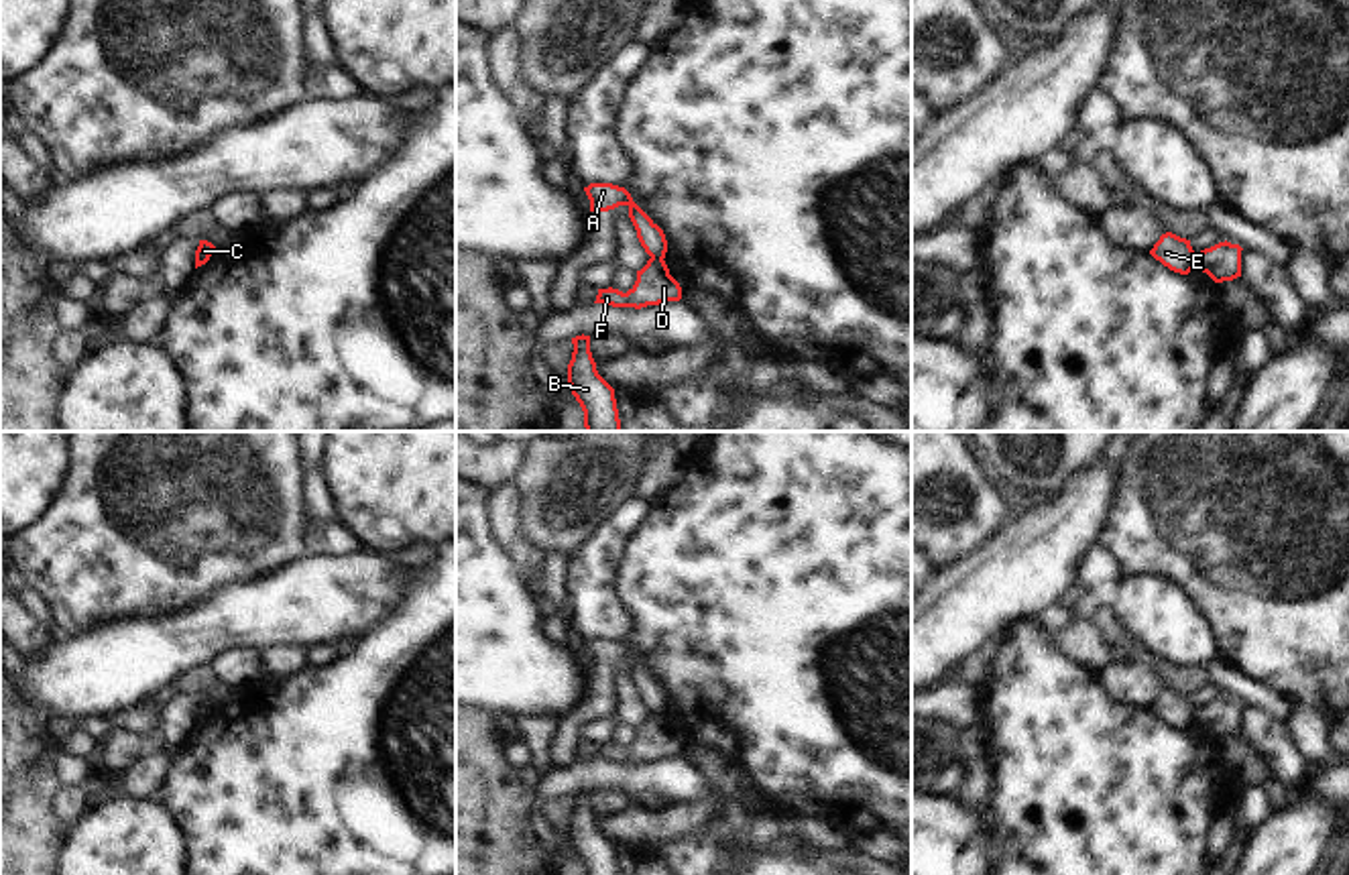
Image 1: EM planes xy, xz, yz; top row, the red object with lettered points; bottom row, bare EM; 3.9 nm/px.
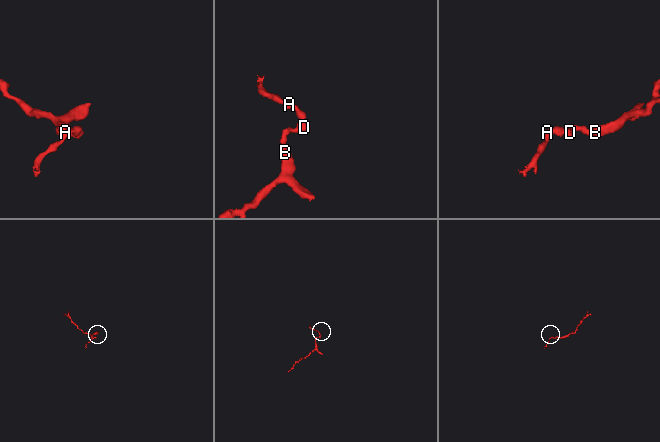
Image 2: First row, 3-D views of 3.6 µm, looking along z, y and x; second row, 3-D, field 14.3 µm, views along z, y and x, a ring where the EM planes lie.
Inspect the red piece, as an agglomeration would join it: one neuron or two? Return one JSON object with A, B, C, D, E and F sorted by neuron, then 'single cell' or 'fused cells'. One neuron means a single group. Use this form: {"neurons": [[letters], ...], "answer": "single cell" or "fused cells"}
{"neurons": [["A", "C", "E"], ["B", "D", "F"]], "answer": "fused cells"}

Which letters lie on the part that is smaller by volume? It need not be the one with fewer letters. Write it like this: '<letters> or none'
A, C, E

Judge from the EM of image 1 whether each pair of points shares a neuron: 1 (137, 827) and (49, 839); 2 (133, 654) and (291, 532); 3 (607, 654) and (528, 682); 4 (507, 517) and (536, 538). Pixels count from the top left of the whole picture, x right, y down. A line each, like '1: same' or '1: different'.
1: different
2: different
3: different
4: different

